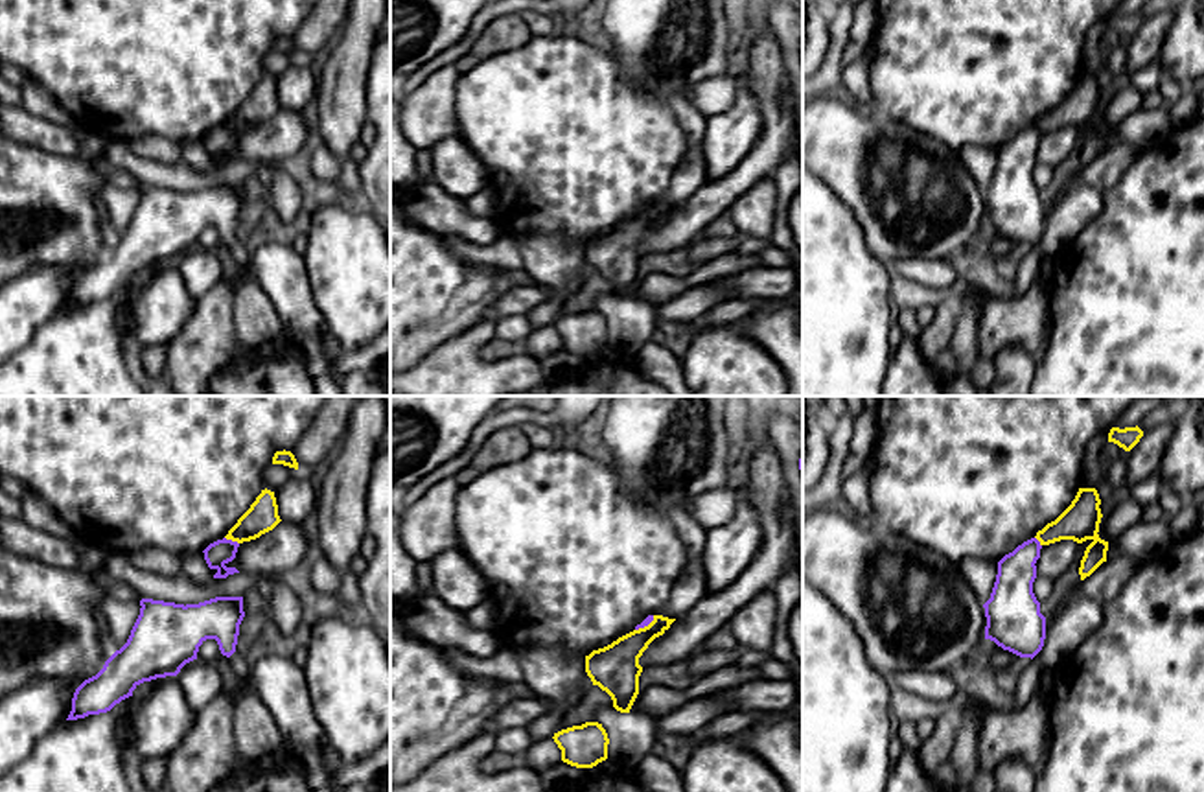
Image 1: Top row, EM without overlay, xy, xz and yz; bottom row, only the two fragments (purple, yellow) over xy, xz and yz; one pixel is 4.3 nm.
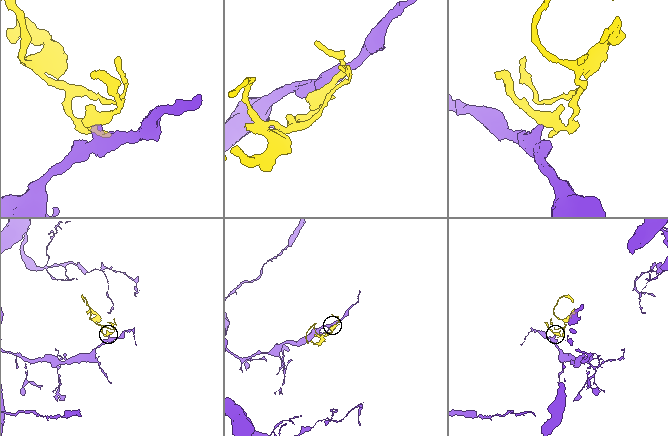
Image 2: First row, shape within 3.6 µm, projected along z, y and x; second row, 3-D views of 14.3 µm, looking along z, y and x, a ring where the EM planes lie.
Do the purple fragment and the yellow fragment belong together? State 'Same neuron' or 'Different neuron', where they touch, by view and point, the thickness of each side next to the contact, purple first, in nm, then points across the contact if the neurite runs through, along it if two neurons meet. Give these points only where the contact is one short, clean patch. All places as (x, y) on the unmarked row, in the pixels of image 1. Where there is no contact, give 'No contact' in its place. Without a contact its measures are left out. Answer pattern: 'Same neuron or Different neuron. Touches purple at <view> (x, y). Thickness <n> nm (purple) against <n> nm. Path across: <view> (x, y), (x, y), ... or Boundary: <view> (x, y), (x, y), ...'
Different neuron. Touches purple at xy (231, 128). Thickness 110 nm (purple) against 140 nm. Boundary: xy (225, 124), (238, 131)

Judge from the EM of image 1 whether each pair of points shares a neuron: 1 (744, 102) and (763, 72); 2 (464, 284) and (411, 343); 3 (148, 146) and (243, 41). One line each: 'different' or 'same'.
1: different
2: same
3: different

